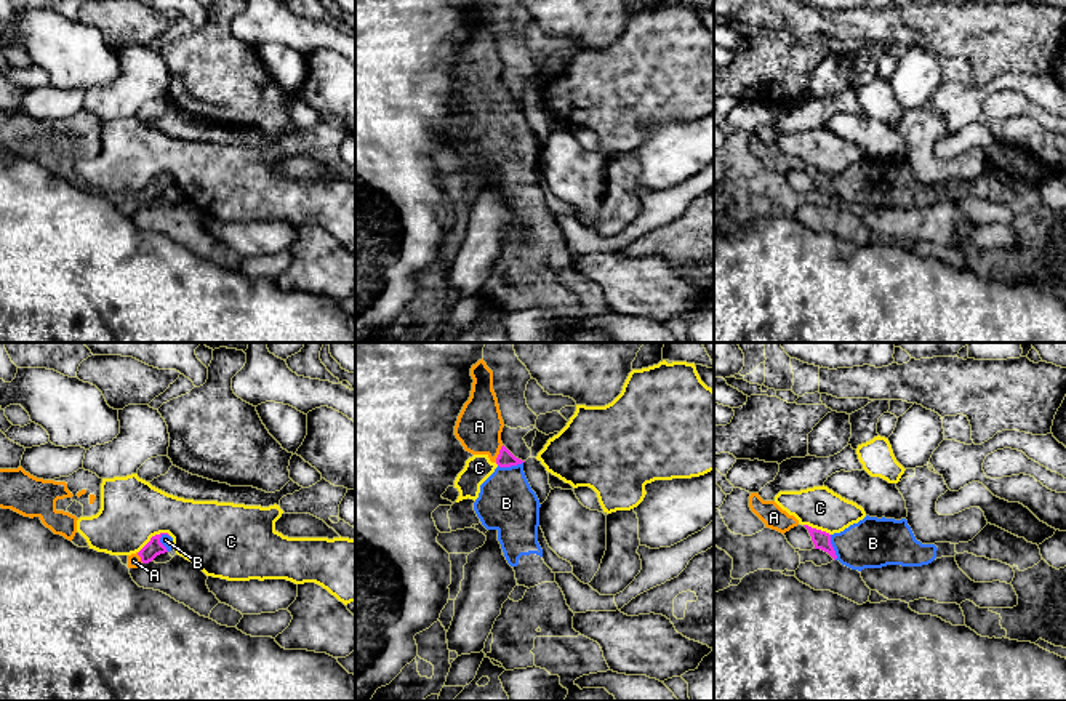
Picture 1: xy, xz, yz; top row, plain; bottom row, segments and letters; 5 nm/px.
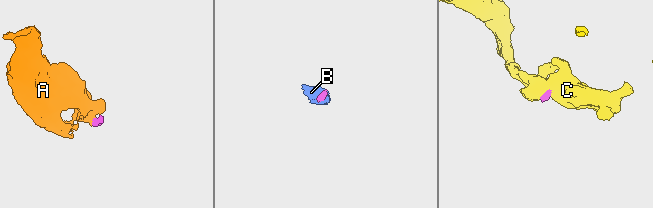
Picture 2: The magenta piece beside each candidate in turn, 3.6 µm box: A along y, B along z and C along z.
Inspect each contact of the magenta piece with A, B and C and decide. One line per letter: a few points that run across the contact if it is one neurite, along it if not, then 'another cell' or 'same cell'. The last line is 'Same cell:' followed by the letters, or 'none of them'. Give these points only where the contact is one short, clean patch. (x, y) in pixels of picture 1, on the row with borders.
A: line xz (504, 458), (500, 453), (479, 432), (479, 426); same cell
B: line xz (504, 458), (509, 466), (506, 503); same cell
C: line xy (170, 535), (154, 535), (138, 552); another cell
Same cell: A, B

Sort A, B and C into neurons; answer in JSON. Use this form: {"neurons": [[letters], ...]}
{"neurons": [["A", "B"], ["C"]]}

